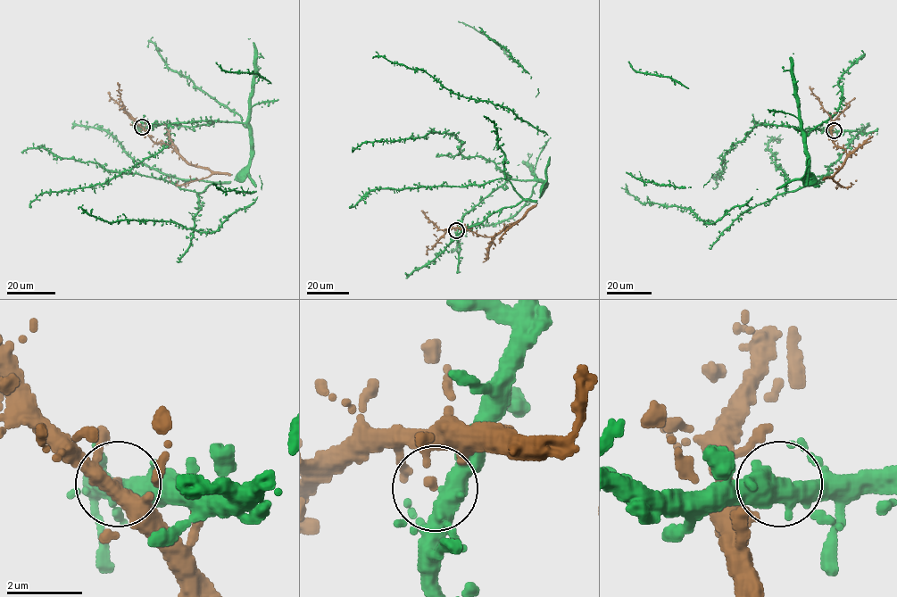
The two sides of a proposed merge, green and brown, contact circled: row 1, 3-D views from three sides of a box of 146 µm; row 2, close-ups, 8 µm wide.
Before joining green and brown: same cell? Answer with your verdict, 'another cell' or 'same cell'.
same cell

